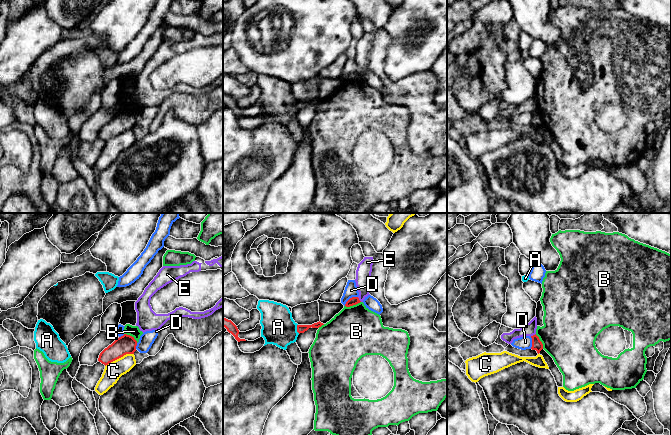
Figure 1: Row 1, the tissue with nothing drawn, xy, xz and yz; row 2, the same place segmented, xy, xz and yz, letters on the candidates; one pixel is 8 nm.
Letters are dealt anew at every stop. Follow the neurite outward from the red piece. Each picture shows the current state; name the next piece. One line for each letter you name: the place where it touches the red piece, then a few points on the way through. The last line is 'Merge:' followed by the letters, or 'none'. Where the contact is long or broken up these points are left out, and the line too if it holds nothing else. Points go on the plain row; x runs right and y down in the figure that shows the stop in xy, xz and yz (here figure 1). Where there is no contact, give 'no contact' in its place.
Merge: none

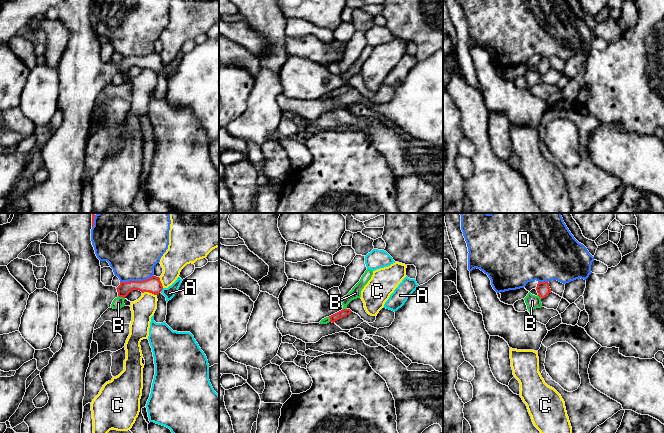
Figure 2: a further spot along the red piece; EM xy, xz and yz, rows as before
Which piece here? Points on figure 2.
A: meets red in xy at (161, 66); runs through xy (153, 61), (161, 66), (169, 69)
Merge: A

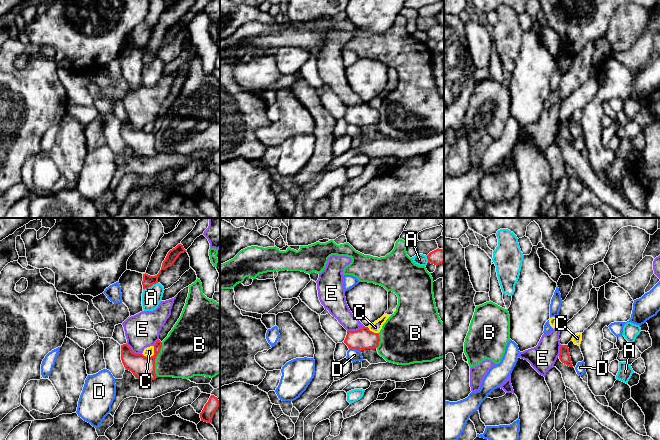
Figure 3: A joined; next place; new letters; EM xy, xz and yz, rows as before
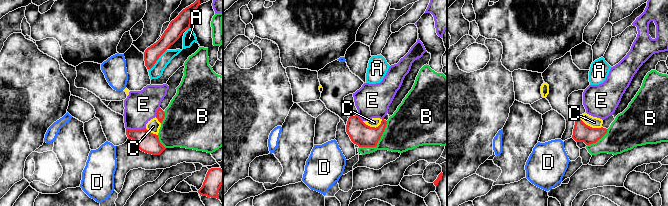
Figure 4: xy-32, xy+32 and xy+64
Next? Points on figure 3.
Merge: none

